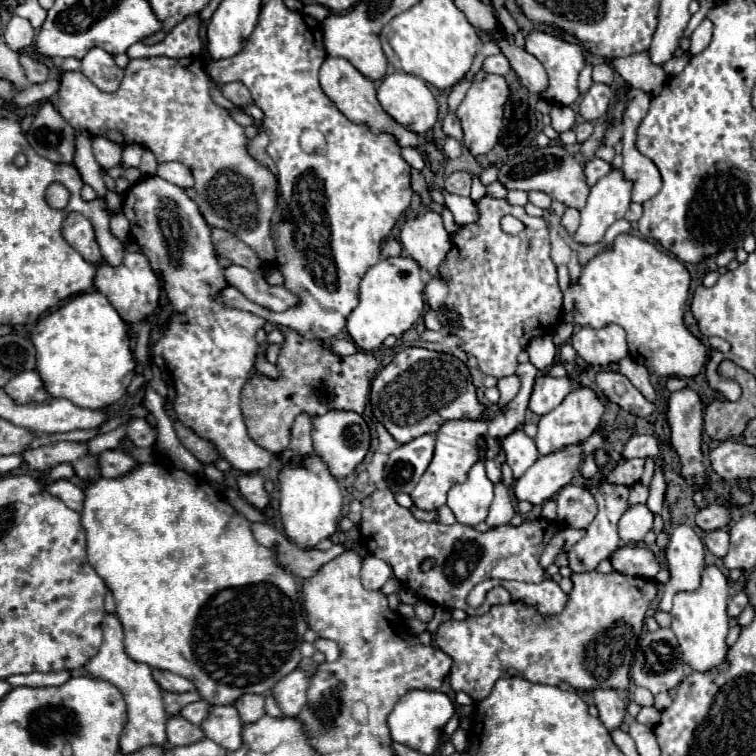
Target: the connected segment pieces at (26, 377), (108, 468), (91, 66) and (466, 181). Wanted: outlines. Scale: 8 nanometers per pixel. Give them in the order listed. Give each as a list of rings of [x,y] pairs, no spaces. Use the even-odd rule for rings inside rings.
[[[24,371],[20,375],[16,375],[12,381],[8,381],[8,385],[4,387],[4,391],[16,401],[16,403],[32,403],[32,401],[44,401],[50,395],[44,389],[44,381],[40,379],[38,371]]]
[[[108,449],[98,455],[98,469],[102,477],[120,477],[128,473],[136,461],[120,449]]]
[[[92,49],[82,59],[82,73],[102,91],[116,91],[120,87],[120,79],[124,77],[124,69],[114,63],[114,57],[106,51]]]
[[[452,173],[446,181],[444,181],[444,189],[456,195],[470,195],[470,175],[468,173]]]

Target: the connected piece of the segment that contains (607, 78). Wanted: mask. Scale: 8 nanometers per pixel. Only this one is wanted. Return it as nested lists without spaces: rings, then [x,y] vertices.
[[[596,63],[594,69],[592,69],[592,79],[596,83],[606,83],[610,85],[612,79],[614,79],[614,69],[608,65],[608,63]]]

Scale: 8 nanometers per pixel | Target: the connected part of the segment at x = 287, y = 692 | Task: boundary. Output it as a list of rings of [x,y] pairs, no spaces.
[[[300,669],[292,671],[284,679],[280,679],[280,683],[276,683],[276,687],[272,689],[272,697],[276,699],[282,715],[296,717],[300,713],[300,709],[306,705],[306,689],[308,673]]]

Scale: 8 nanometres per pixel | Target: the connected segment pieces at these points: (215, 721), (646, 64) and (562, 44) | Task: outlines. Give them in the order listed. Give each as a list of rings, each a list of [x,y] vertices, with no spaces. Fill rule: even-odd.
[[[210,705],[208,719],[200,725],[204,735],[224,749],[238,749],[242,745],[242,721],[234,705]]]
[[[648,49],[636,55],[614,59],[614,69],[624,77],[626,83],[646,91],[650,97],[658,95],[658,91],[664,85],[664,79],[662,79],[664,69],[656,67],[656,63],[648,59]]]
[[[534,31],[526,37],[526,51],[530,55],[534,55],[548,73],[548,89],[544,93],[540,93],[540,97],[550,103],[556,103],[556,105],[572,105],[580,95],[578,93],[578,75],[584,67],[584,55],[582,55],[580,45],[566,43],[564,39],[560,39],[556,35]]]

